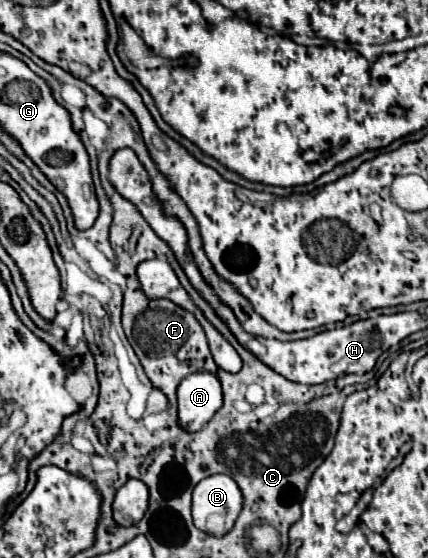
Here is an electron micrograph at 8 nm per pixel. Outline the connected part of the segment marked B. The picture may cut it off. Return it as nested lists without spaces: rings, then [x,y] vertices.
[[[222,473],[202,479],[192,493],[194,525],[210,535],[226,535],[234,527],[242,507],[244,497],[240,487],[232,477]]]

